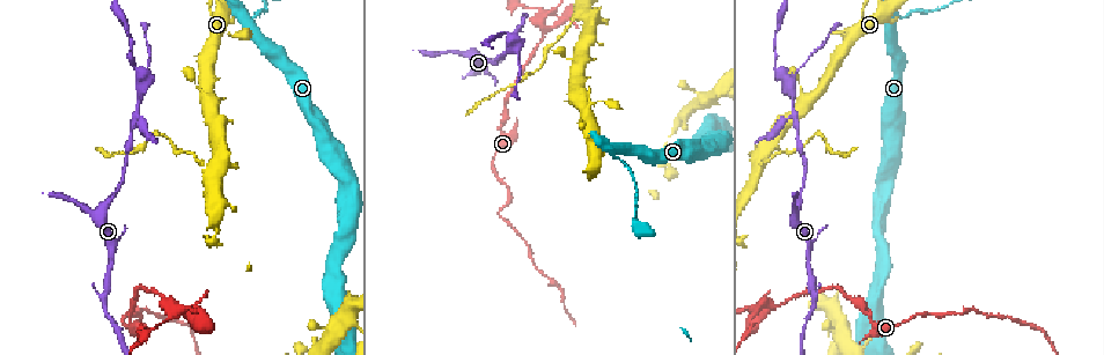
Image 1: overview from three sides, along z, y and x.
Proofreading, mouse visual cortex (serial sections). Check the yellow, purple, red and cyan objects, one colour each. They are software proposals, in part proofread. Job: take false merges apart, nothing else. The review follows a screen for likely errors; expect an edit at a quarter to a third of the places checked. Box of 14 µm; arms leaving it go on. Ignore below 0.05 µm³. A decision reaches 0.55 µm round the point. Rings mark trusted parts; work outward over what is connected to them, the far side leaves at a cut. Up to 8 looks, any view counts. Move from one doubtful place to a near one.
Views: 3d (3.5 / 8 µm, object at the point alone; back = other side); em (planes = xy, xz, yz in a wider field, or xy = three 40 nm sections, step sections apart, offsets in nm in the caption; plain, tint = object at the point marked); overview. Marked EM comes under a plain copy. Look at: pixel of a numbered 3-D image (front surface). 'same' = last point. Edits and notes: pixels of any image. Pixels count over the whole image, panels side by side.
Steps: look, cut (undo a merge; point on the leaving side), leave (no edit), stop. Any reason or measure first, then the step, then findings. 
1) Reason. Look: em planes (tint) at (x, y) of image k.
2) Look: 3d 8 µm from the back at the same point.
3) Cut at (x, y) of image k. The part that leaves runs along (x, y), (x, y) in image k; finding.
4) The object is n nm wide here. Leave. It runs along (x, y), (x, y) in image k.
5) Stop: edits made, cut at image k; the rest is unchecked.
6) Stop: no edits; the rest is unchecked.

Sudden change in width. Look: 3d 3.5 µm at (751, 315) of image 1.

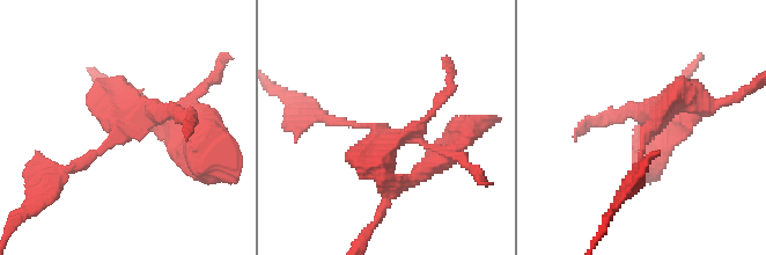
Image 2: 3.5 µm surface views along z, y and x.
3 arms meet here; the arms are 150, 150, 300 nm wide; shape alone is not enough. Look: em xy step 5 (tint) at (649, 130) of image 2.

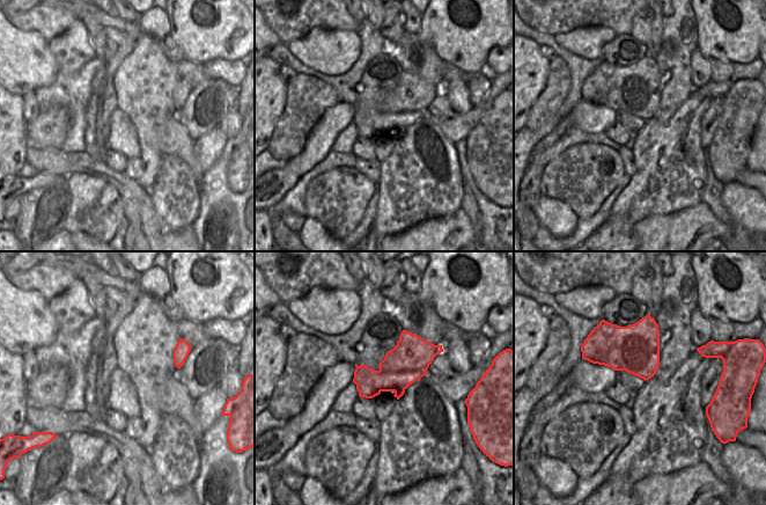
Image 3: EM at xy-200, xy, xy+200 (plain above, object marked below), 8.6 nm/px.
Look: em xy step 3 (tint) at the same point.

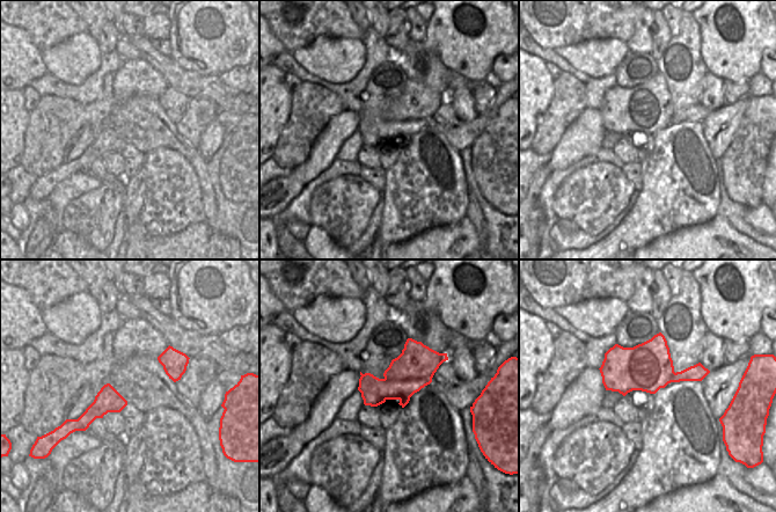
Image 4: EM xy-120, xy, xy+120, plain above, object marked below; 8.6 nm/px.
The object is 340 nm wide here. Cut at (87, 160) of image 2. The part that leaves runs along (376, 133), (373, 128), (319, 118), (295, 103) in image 2; two cells meet here.

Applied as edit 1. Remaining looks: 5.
Sharp bend. Look: 3d 3.5 µm at (953, 312) of image 1.

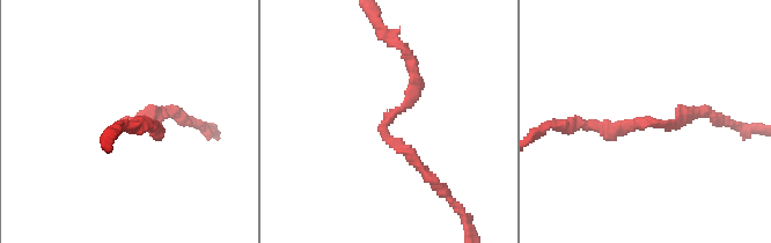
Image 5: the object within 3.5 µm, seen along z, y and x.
The arms are 150, 200 nm wide. Look: em xy step 1 (tint) at (387, 127) of image 5.

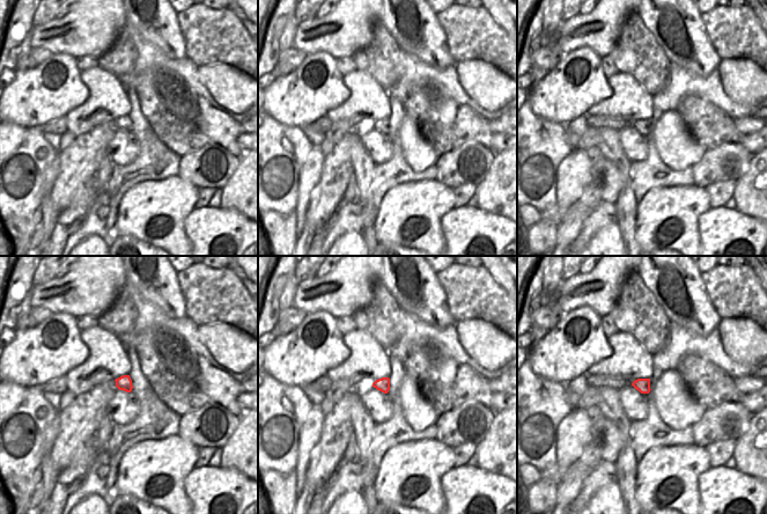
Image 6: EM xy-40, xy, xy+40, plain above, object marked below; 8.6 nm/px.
Another direction. Look: em xy step 5 (tint) at the same point.

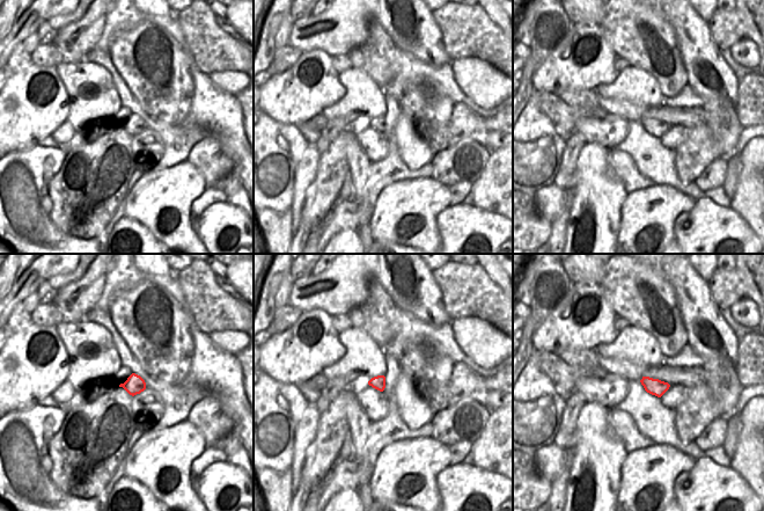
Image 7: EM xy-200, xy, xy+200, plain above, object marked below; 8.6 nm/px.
Leave. All the same cell.

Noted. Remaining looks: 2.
Three arms meet. Look: 3d 3.5 µm at (133, 118) of image 1.

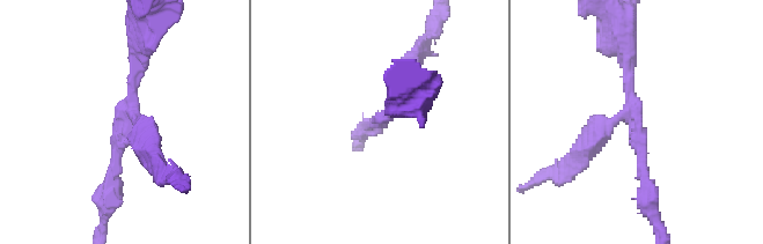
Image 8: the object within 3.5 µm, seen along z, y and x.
3 arms meet here; the arms are 150, 150, 300 nm wide. Look: em xy step 5 (tint) at (128, 120) of image 8.

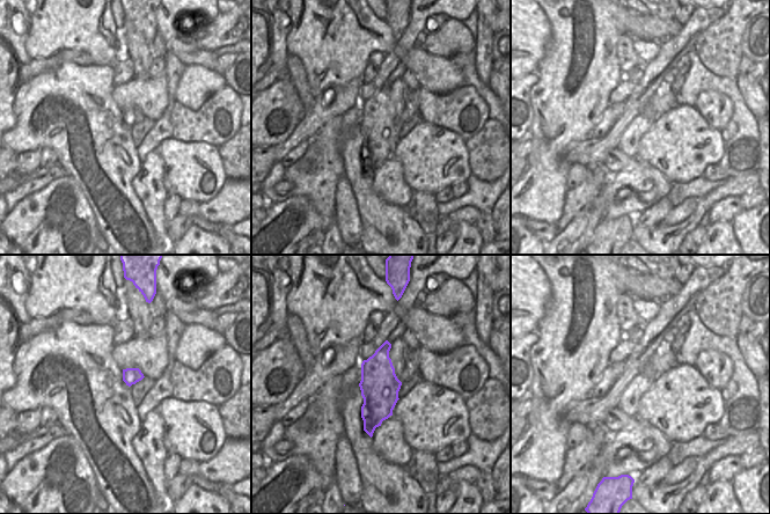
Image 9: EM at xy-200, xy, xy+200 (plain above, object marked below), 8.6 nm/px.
Cut at (595, 145) of image 8. The part that leaves runs along (624, 115), (567, 171), (544, 175) in image 8; a second cell is stuck on.

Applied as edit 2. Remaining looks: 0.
Stop: edits made, cut at image 2, cut at image 8; the rest is unchecked.

